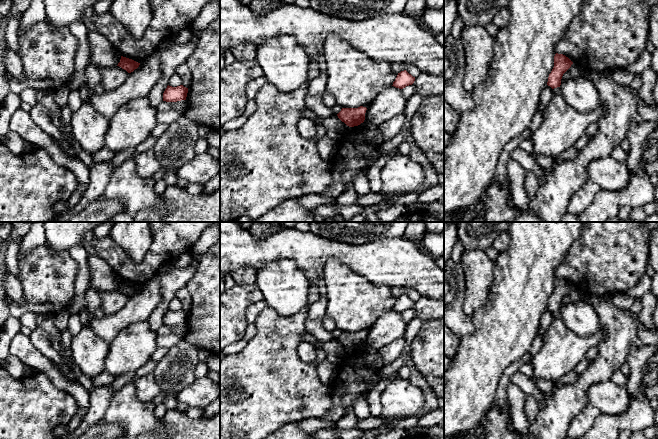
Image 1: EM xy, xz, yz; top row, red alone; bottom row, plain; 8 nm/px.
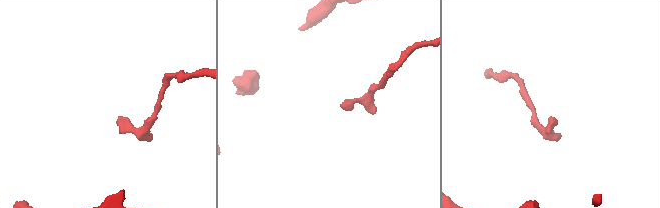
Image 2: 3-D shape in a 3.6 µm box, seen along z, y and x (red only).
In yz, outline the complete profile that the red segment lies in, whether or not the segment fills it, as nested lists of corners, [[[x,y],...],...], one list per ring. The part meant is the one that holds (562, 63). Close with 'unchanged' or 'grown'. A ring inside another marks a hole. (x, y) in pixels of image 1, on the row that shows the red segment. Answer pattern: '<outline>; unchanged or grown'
[[[556,53],[554,67],[549,74],[547,85],[552,89],[560,87],[563,74],[571,67],[573,62],[563,54]]]; unchanged

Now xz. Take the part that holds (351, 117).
[[[363,106],[358,108],[342,108],[337,116],[347,126],[354,127],[364,122],[366,110],[367,108]]]; unchanged

